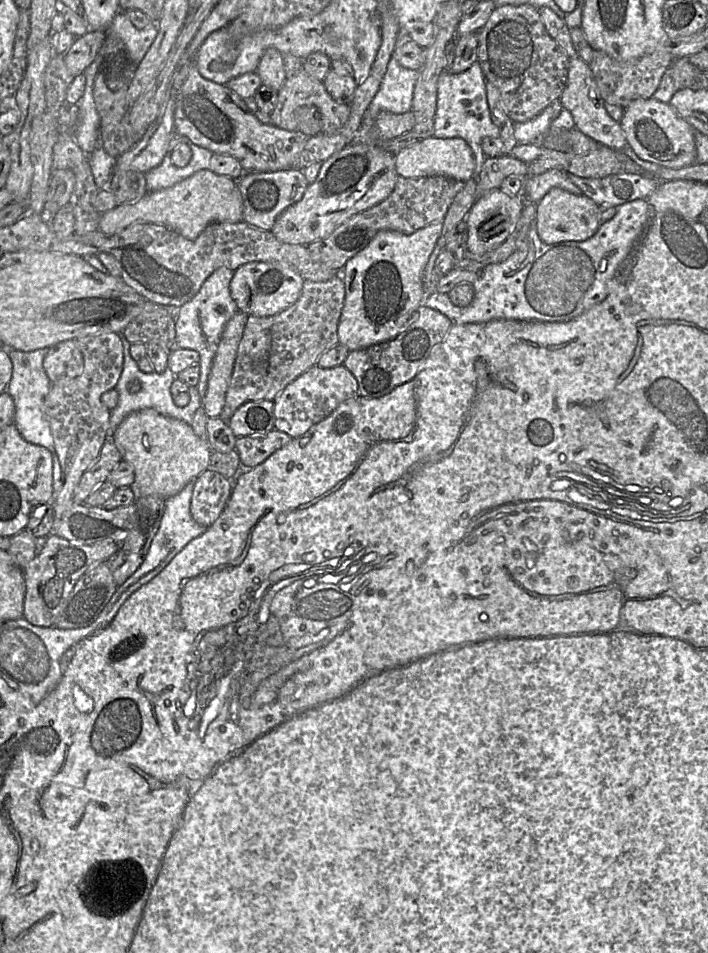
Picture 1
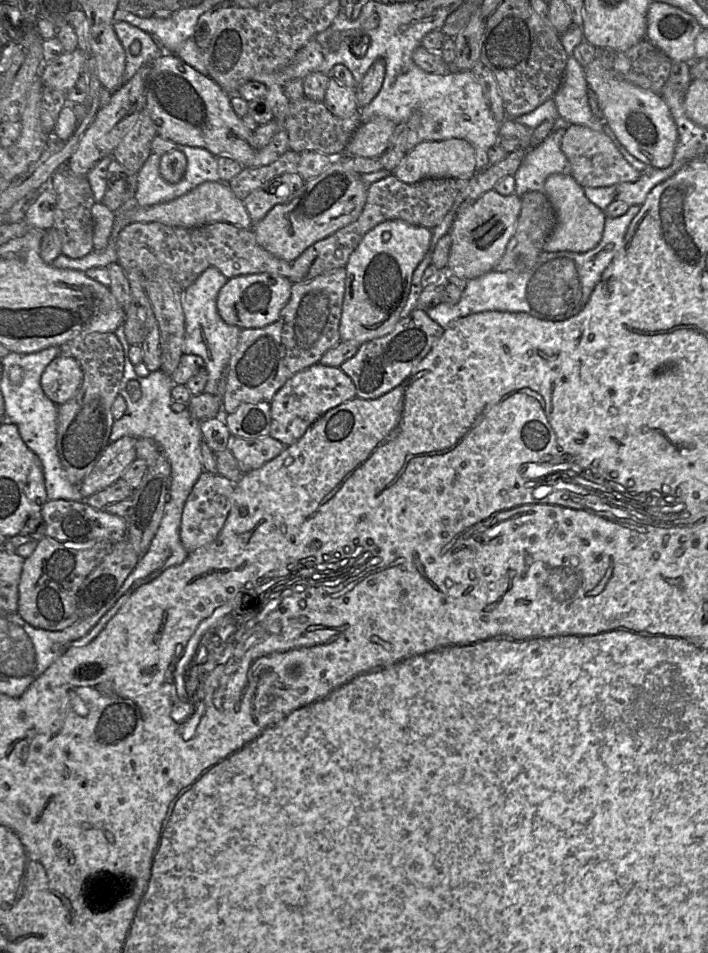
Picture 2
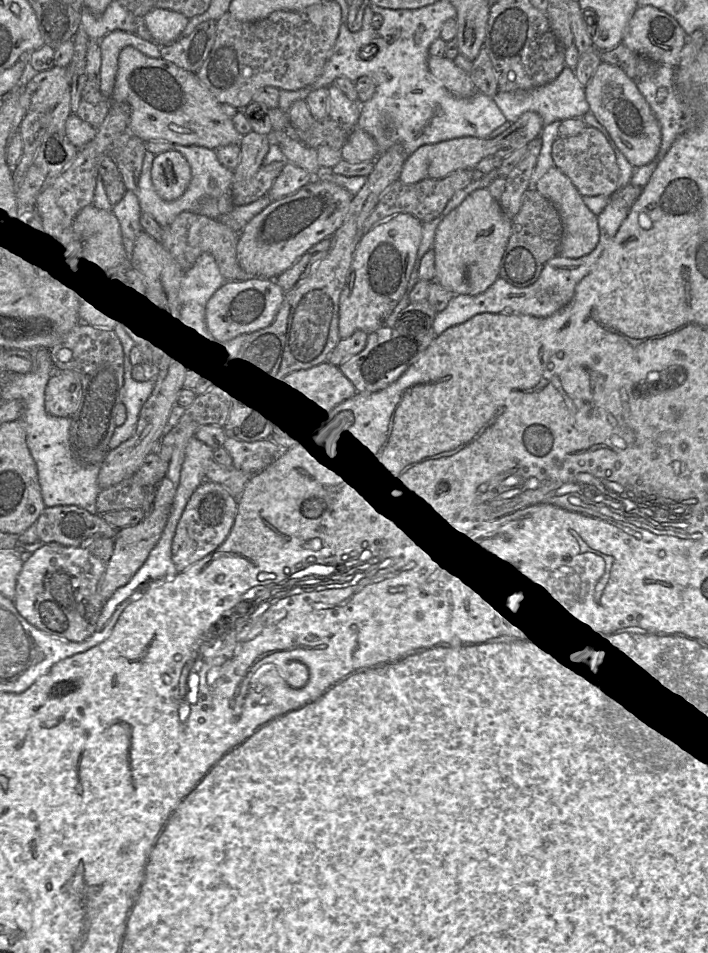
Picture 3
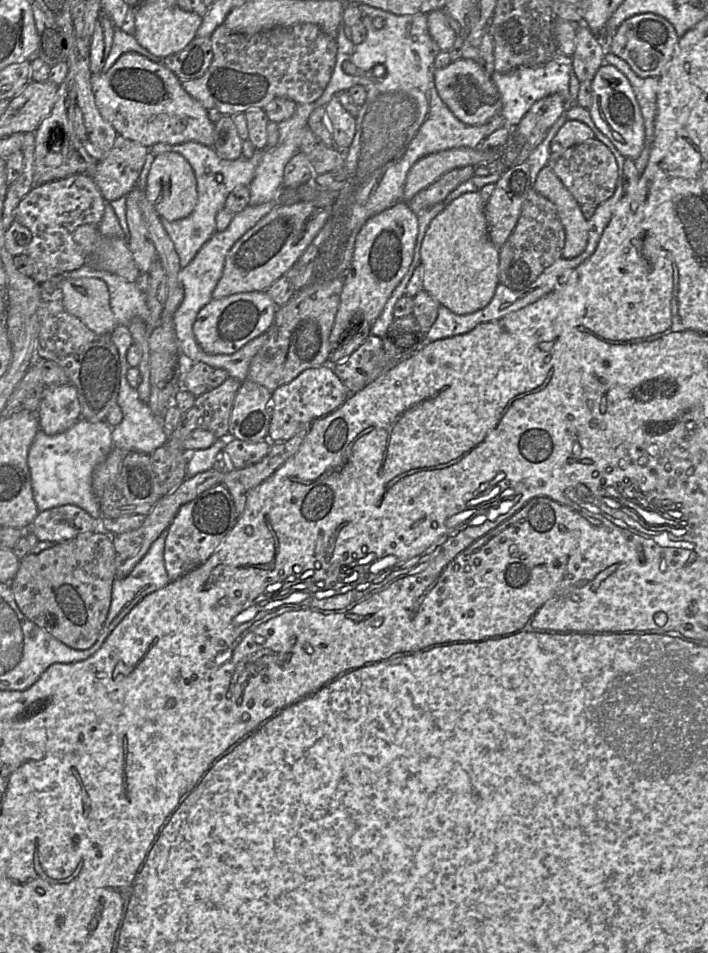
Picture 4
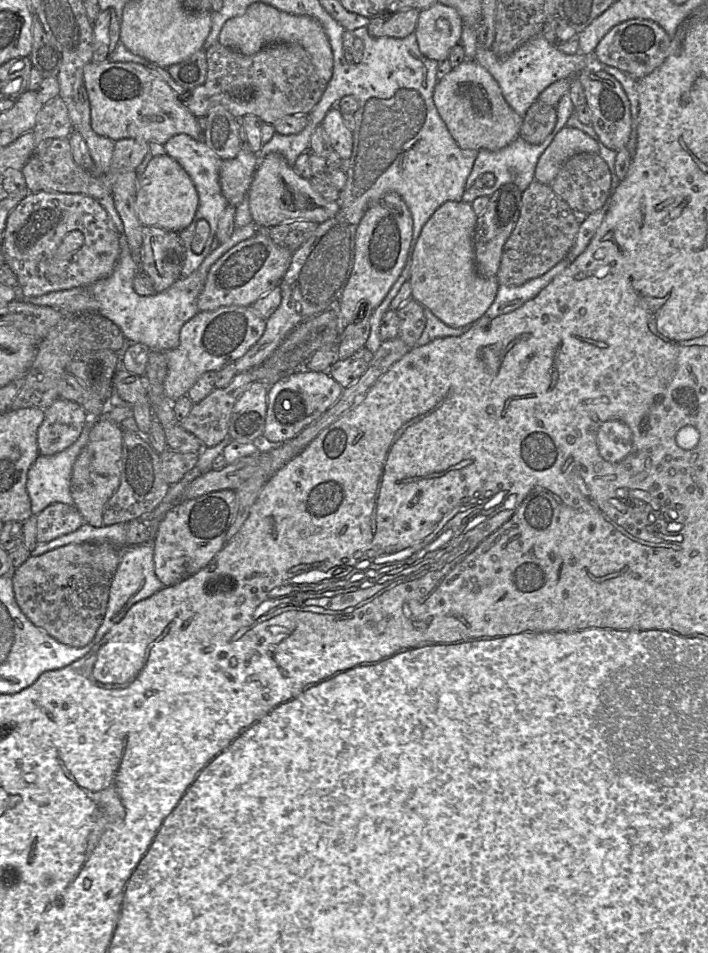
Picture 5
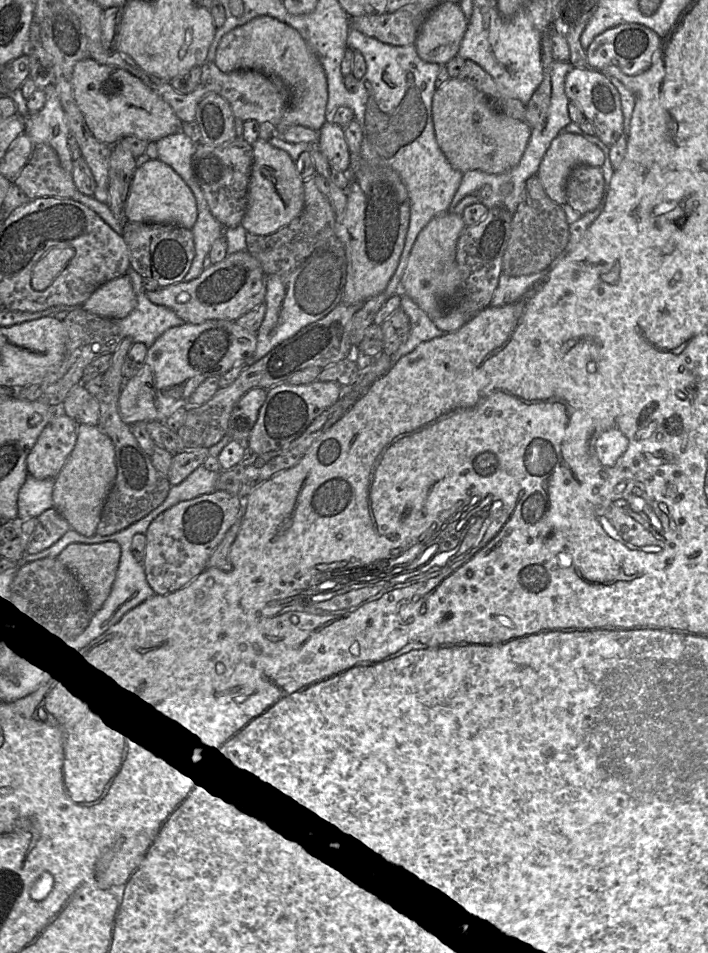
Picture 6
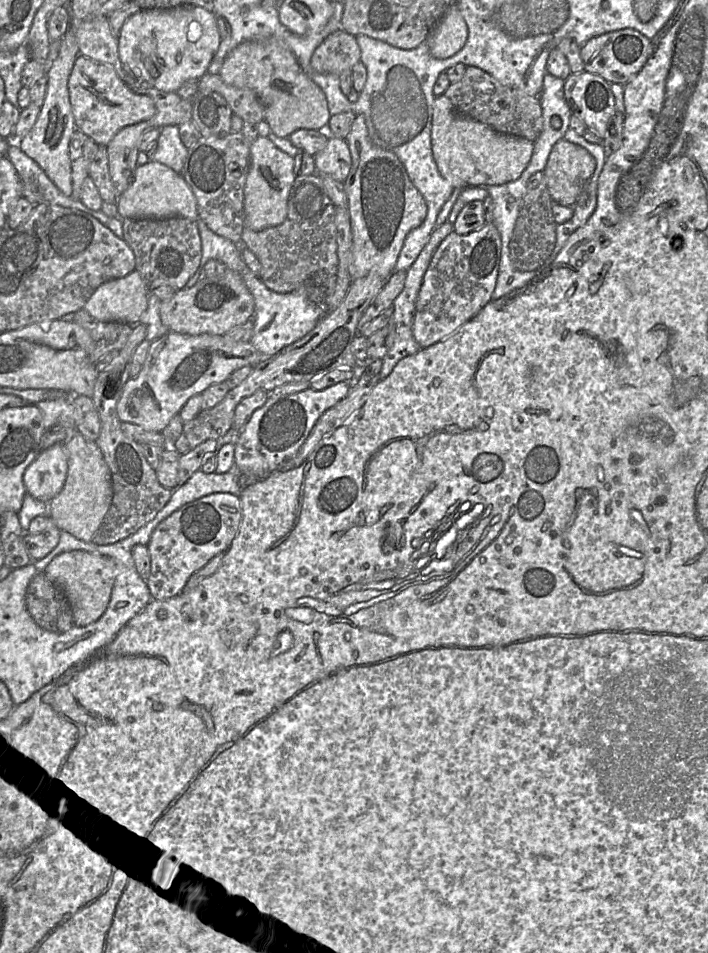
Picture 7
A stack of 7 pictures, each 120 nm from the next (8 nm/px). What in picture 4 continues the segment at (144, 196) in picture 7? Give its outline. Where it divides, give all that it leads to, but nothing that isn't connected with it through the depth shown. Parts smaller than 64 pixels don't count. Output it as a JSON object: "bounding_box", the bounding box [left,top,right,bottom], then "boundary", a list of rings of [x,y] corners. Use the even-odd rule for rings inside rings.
{"bounding_box":[144,151,197,221],"boundary":[[[170,151],[156,156],[147,177],[144,193],[161,219],[176,221],[187,217],[197,204],[196,177],[191,165],[176,152]]]}

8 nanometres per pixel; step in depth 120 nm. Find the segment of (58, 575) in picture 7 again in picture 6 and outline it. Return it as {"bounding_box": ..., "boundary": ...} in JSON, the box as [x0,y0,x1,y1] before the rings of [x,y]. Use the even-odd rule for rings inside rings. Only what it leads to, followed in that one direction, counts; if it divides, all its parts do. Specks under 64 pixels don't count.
{"bounding_box":[58,541,121,614],"boundary":[[[108,541],[97,544],[72,543],[59,555],[58,560],[66,566],[82,586],[89,609],[94,614],[101,609],[110,595],[121,556],[121,547],[117,542]]]}

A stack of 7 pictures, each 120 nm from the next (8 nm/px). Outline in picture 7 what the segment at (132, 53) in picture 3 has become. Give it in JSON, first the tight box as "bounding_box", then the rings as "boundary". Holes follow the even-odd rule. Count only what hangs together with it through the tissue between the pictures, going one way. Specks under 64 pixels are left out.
{"bounding_box":[68,54,156,146],"boundary":[[[81,54],[69,76],[68,91],[75,130],[82,131],[99,146],[106,146],[122,128],[150,119],[156,111],[152,98],[134,93],[111,65]]]}

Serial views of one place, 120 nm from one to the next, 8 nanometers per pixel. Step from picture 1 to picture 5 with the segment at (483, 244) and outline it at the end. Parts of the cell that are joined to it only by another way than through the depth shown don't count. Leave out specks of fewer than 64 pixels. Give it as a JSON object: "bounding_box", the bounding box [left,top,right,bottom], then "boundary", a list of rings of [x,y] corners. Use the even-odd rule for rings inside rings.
{"bounding_box":[408,202,499,328],"boundary":[[[445,202],[422,228],[412,254],[408,280],[412,299],[453,328],[479,319],[493,303],[499,286],[497,276],[486,278],[476,271],[473,242],[476,221],[471,203]]]}

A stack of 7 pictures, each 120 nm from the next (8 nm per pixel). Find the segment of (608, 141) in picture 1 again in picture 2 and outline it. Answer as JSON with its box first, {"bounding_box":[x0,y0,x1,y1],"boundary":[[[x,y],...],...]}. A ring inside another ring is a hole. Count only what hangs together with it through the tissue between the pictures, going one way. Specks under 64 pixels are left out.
{"bounding_box":[553,56,603,131],"boundary":[[[574,56],[568,57],[562,84],[553,97],[558,113],[569,124],[603,131],[602,121],[591,111],[588,89],[585,69]]]}

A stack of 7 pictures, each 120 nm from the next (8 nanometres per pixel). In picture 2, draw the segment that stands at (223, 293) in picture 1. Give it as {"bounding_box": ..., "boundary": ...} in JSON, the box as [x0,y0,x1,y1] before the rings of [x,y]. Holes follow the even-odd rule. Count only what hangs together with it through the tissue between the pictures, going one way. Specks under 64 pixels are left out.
{"bounding_box":[182,267,241,394],"boundary":[[[208,267],[183,291],[182,308],[185,316],[185,336],[183,354],[195,354],[202,357],[208,372],[205,393],[217,394],[218,382],[227,371],[231,356],[238,344],[241,328],[227,324],[217,311],[217,296],[228,281],[216,267]]]}

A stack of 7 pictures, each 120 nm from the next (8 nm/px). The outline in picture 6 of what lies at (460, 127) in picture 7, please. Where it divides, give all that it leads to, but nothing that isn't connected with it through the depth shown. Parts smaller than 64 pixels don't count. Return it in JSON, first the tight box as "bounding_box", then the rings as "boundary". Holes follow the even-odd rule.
{"bounding_box":[432,77,531,174],"boundary":[[[457,77],[435,90],[432,118],[441,151],[451,166],[462,173],[471,170],[488,174],[508,172],[520,162],[531,135],[526,122],[496,110],[483,93]]]}

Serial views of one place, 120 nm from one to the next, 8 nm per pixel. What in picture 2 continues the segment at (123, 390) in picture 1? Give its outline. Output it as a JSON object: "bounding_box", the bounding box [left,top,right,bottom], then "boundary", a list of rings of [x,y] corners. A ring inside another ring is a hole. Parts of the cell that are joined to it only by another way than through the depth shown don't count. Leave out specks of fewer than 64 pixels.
{"bounding_box":[109,324,201,454],"boundary":[[[123,324],[118,326],[114,333],[121,342],[124,350],[124,372],[120,382],[119,394],[125,400],[126,410],[120,419],[114,420],[109,443],[114,443],[124,436],[131,436],[135,439],[150,438],[160,448],[161,454],[162,448],[168,448],[168,442],[181,442],[181,447],[196,445],[194,439],[198,439],[198,434],[201,434],[201,421],[193,418],[187,407],[179,413],[171,409],[171,390],[174,385],[171,376],[160,369],[150,372],[147,377],[137,375],[134,365],[129,358],[130,345],[126,339]],[[133,379],[137,380],[141,387],[141,397],[137,401],[133,401],[126,390],[127,382]]]}

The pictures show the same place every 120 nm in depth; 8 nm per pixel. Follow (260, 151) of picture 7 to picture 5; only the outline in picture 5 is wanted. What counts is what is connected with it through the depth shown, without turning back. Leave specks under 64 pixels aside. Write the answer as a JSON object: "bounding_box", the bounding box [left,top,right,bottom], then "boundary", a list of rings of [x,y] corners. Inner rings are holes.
{"bounding_box":[248,153,339,229],"boundary":[[[270,153],[257,165],[248,191],[252,222],[260,229],[294,221],[317,224],[333,218],[339,210],[337,202],[328,201],[316,192],[310,181],[299,176],[279,153]]]}

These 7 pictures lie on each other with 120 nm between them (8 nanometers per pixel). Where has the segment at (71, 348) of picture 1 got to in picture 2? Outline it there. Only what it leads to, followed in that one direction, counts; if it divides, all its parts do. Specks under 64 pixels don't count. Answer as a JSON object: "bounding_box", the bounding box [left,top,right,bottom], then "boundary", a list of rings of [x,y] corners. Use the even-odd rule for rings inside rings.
{"bounding_box":[41,353,83,406],"boundary":[[[61,353],[47,365],[41,376],[45,395],[58,406],[72,399],[82,382],[83,372],[79,362]]]}

